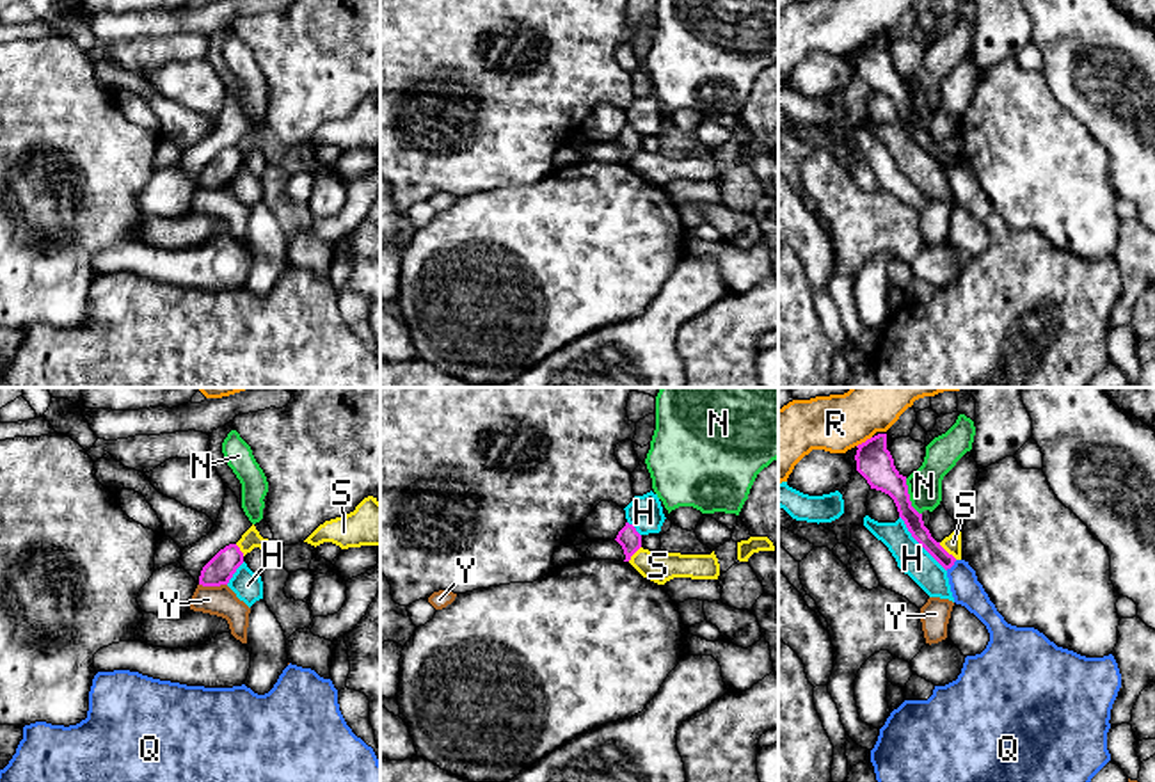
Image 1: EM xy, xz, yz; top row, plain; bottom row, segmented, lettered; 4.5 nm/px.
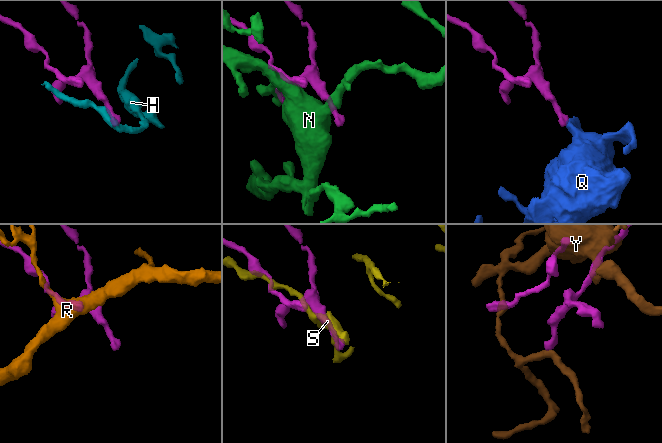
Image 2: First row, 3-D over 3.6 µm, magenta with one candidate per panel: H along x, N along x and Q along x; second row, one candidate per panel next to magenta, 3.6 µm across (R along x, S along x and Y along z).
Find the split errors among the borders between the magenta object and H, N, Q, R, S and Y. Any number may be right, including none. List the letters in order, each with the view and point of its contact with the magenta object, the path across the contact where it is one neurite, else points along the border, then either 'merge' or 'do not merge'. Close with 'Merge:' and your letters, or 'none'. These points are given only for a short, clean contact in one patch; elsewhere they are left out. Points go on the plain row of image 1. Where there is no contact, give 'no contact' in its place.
H: yz (919, 144) | along yz (900, 118), (910, 137), (946, 173) | do not merge
N: yz (908, 98) | do not merge
Q: yz (951, 167) | along yz (956, 162), (946, 171) | do not merge
R: yz (866, 43) | do not merge
S: yz (946, 153) | along yz (939, 144), (956, 160) | do not merge
Y: xy (214, 187) | along xy (199, 185), (226, 187) | do not merge
Merge: none

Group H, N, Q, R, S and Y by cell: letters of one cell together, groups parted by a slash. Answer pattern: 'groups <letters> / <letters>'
groups H / N / Q / R / S / Y

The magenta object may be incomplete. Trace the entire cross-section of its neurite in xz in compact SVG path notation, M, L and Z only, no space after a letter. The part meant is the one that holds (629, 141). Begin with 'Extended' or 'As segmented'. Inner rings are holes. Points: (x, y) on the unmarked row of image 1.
As segmented. M625 124L625 128L618 133L617 140L615 140L625 156L624 164L629 164L631 158L641 149L641 137L636 133L636 130L629 124Z

